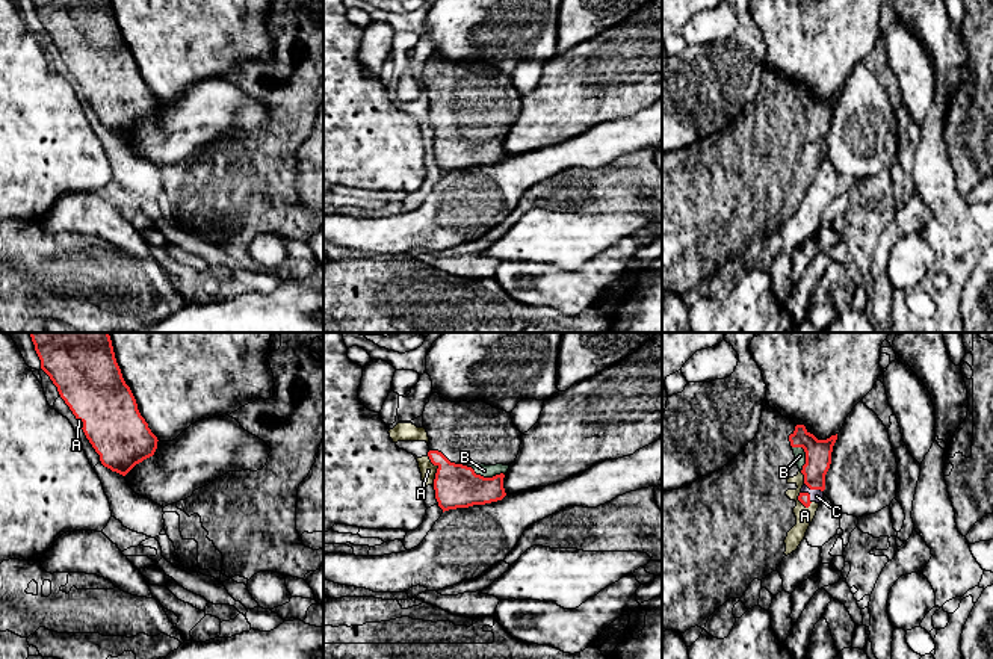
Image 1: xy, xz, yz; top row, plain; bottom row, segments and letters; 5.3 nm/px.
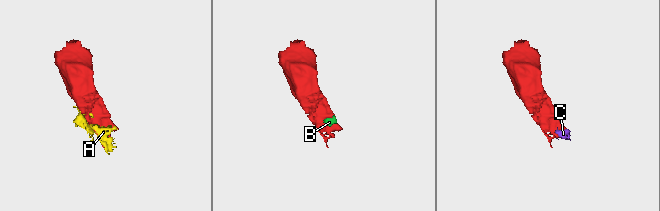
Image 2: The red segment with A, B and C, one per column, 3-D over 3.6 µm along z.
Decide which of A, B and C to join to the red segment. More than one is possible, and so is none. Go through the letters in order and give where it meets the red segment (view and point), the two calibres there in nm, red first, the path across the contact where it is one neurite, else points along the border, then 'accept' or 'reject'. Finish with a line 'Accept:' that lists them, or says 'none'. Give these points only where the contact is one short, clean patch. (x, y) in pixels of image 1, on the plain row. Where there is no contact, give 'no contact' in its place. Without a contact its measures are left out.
A: meets red in xz at (437, 132); 240 nm thick on the red side, 90 nm on the other; accept
B: meets red in xz at (487, 139); 240 nm thick on the red side, 70 nm on the other; accept
C: meets red in yz at (813, 150); 140 nm thick on the red side, 70 nm on the other; accept
Accept: A, B, C

